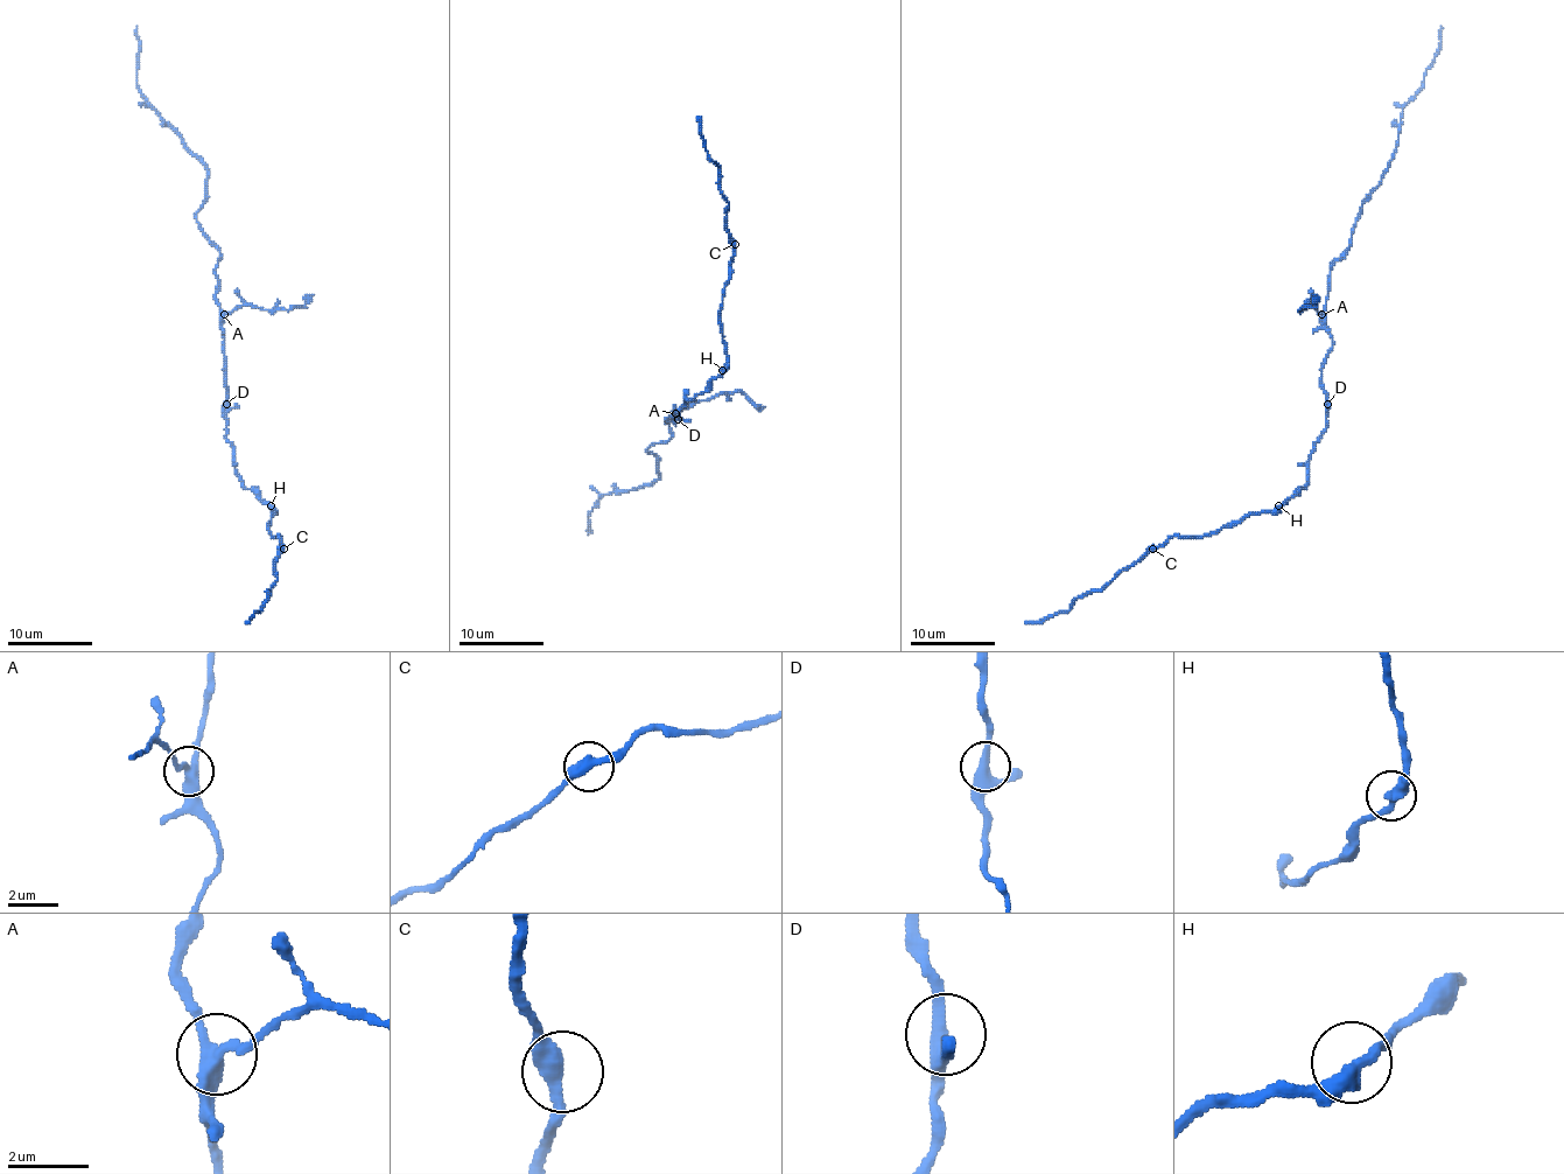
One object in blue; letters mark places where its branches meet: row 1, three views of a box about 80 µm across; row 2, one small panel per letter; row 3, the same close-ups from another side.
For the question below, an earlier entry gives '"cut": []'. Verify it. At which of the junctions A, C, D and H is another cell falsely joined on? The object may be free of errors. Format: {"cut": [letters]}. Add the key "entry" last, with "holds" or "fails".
{"cut": ["A"], "entry": "fails"}

